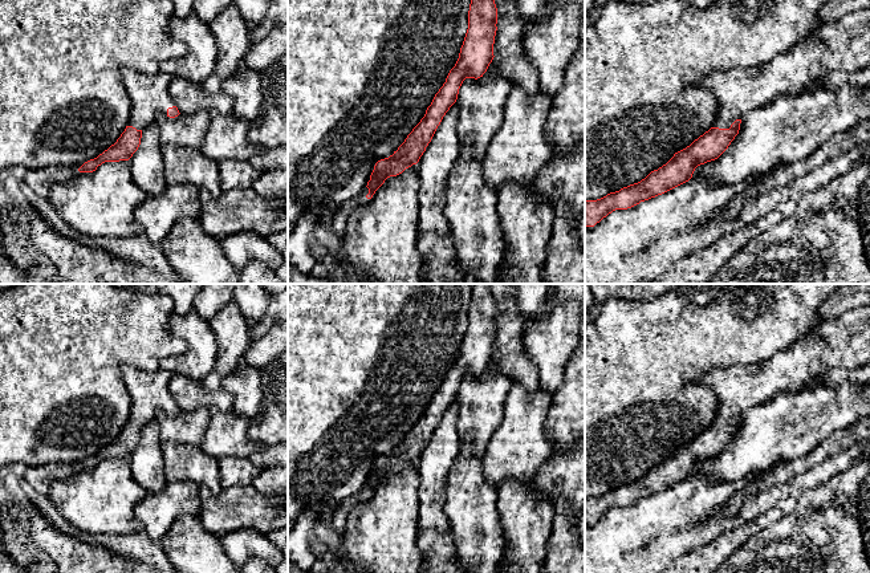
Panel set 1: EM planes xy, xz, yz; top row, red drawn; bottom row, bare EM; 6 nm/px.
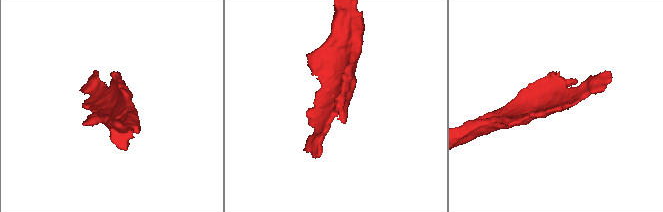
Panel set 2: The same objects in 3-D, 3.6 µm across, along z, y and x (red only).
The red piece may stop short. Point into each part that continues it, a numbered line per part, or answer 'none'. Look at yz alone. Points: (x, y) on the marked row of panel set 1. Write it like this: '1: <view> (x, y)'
1: yz (844, 45)

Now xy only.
1: xy (149, 94)

